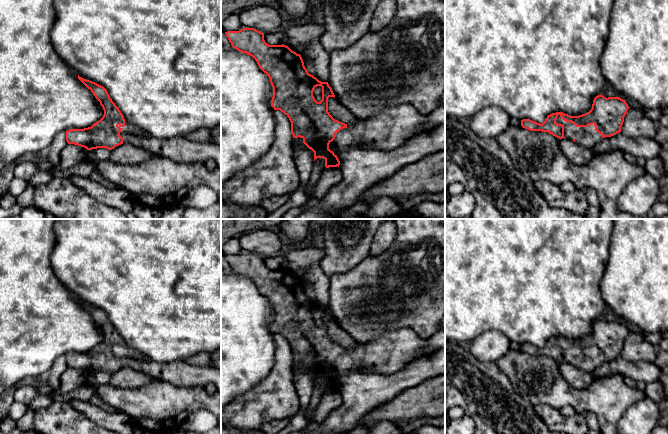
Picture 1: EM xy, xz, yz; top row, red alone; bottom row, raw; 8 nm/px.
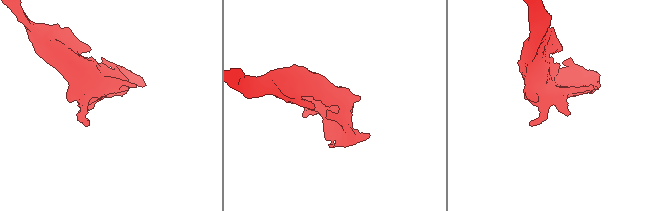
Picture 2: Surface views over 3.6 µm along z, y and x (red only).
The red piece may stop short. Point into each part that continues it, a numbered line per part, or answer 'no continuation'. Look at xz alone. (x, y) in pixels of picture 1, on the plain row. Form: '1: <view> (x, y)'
1: xz (393, 351)

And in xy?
1: xy (179, 373)

